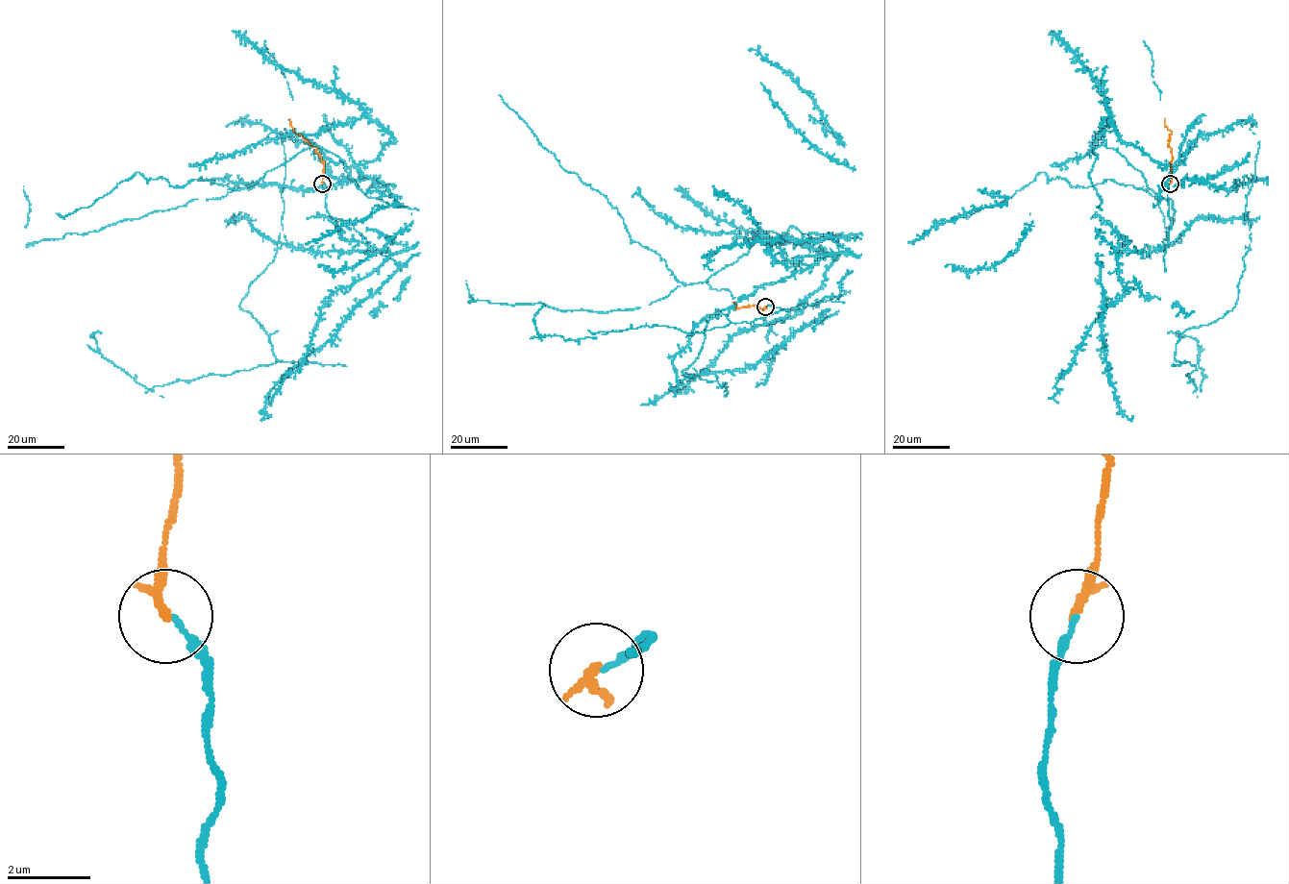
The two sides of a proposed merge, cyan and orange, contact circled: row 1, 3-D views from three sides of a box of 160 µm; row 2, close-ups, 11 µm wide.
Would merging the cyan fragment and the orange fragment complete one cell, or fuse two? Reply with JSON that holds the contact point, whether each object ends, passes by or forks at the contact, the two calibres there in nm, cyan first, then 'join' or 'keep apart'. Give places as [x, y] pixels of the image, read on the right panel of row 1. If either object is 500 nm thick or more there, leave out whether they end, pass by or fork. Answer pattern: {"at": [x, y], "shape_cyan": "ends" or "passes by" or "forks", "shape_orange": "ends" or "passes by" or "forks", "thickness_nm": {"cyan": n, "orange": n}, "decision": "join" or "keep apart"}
{"at": [1170, 184], "shape_cyan": "ends", "shape_orange": "ends", "thickness_nm": {"cyan": 140, "orange": 200}, "decision": "join"}

